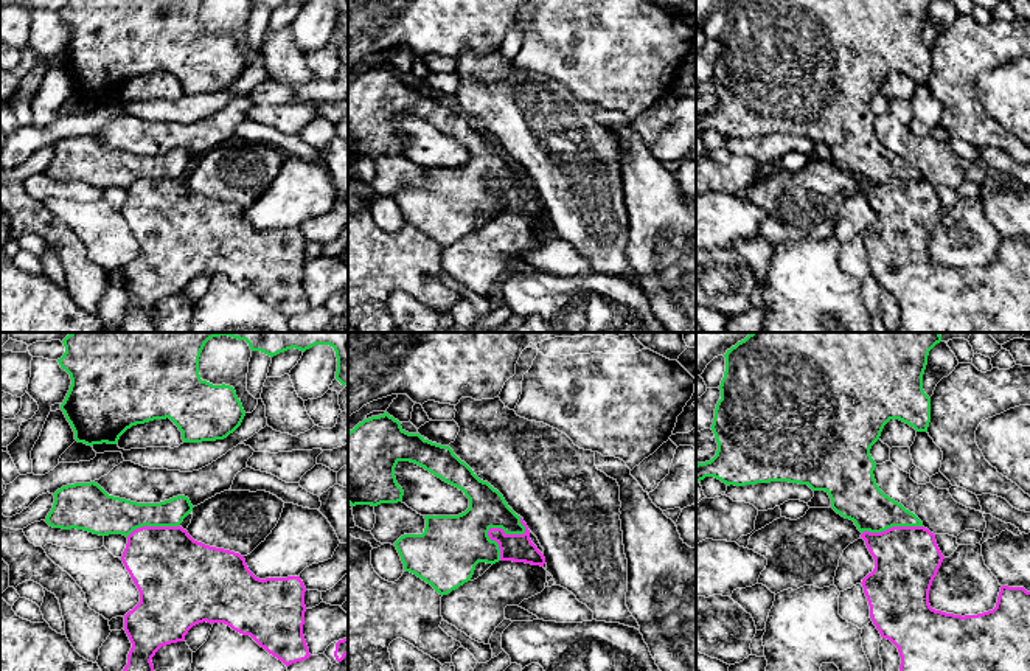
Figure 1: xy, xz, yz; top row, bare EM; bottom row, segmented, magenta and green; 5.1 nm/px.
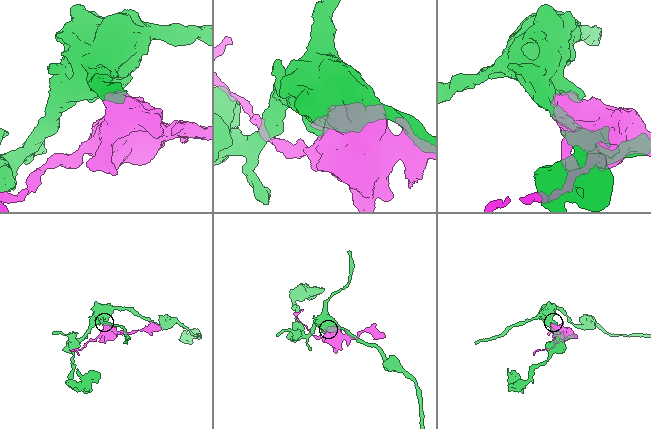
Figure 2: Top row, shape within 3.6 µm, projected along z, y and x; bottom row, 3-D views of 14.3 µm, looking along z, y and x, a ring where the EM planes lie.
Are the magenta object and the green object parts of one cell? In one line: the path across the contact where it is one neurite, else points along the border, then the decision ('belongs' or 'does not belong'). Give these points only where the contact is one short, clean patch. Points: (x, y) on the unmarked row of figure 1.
border xz (521, 170), (522, 185), (488, 184), (499, 212); does not belong

